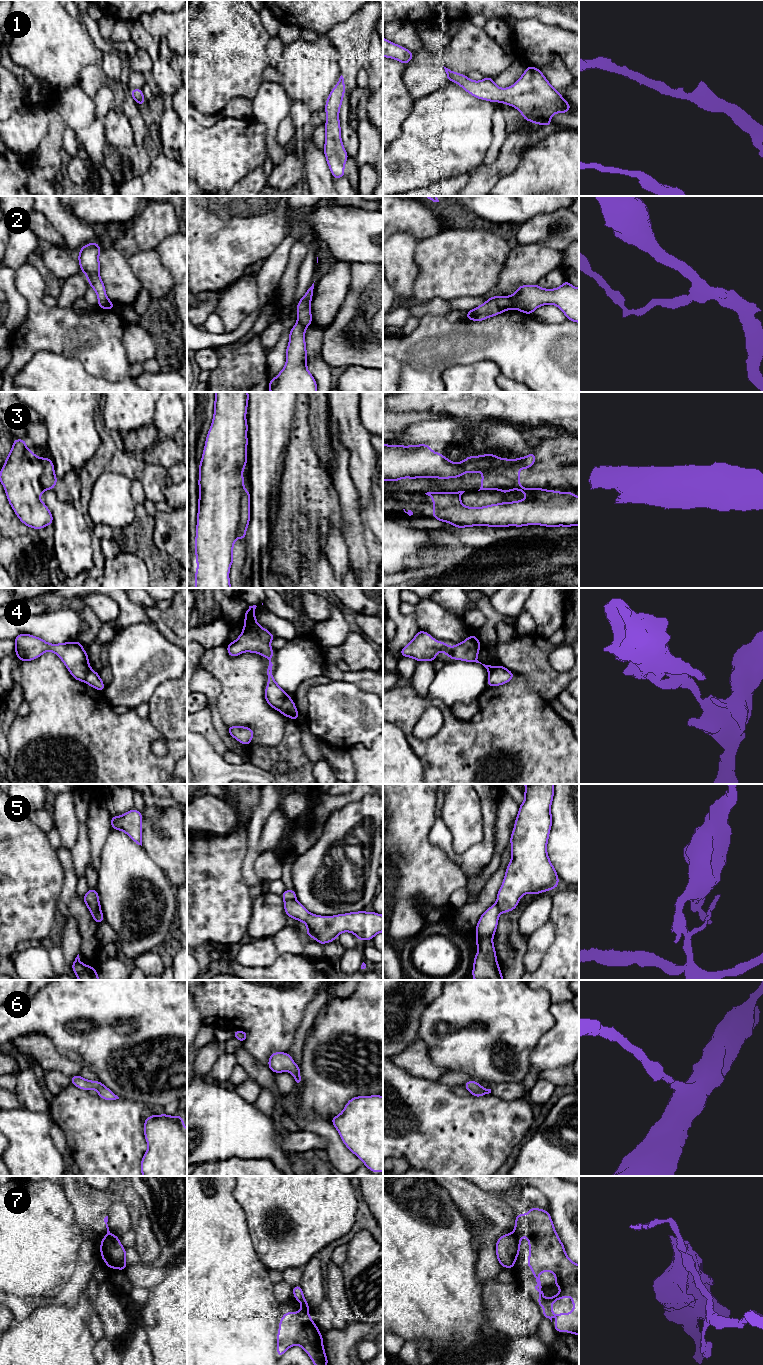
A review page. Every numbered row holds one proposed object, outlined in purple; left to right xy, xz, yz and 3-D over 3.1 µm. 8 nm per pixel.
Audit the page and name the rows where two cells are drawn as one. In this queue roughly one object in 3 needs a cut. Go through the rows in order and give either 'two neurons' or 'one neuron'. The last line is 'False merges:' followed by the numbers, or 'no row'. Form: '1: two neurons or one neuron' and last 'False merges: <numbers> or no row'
1: one neuron
2: two neurons
3: two neurons
4: two neurons
5: two neurons
6: one neuron
7: two neurons
False merges: 2, 3, 4, 5, 7

